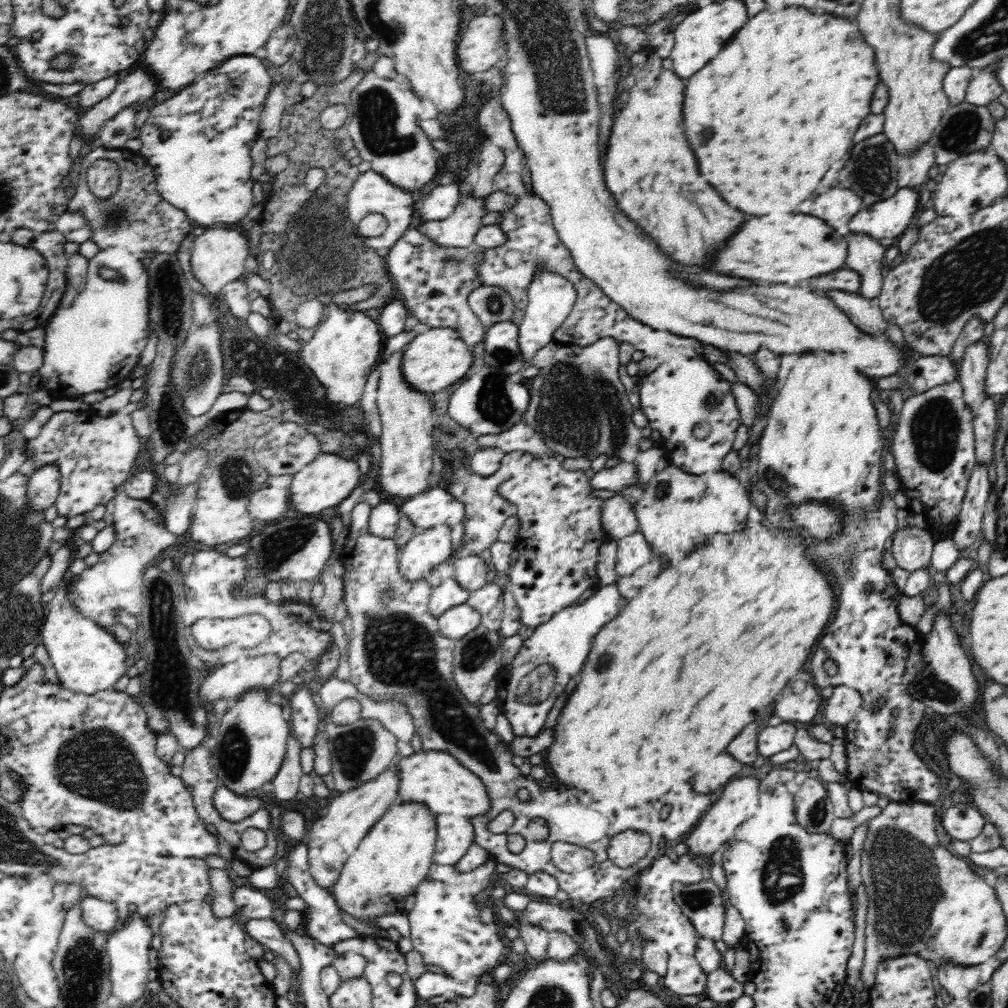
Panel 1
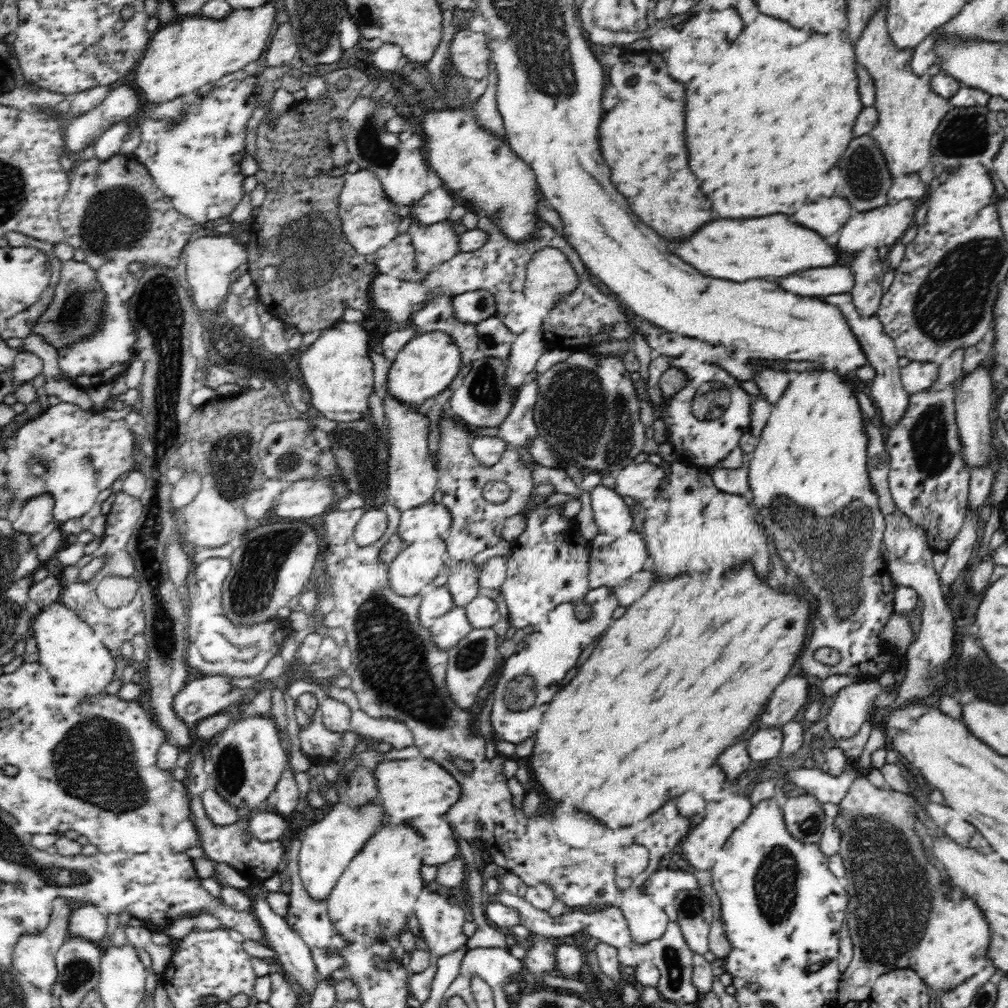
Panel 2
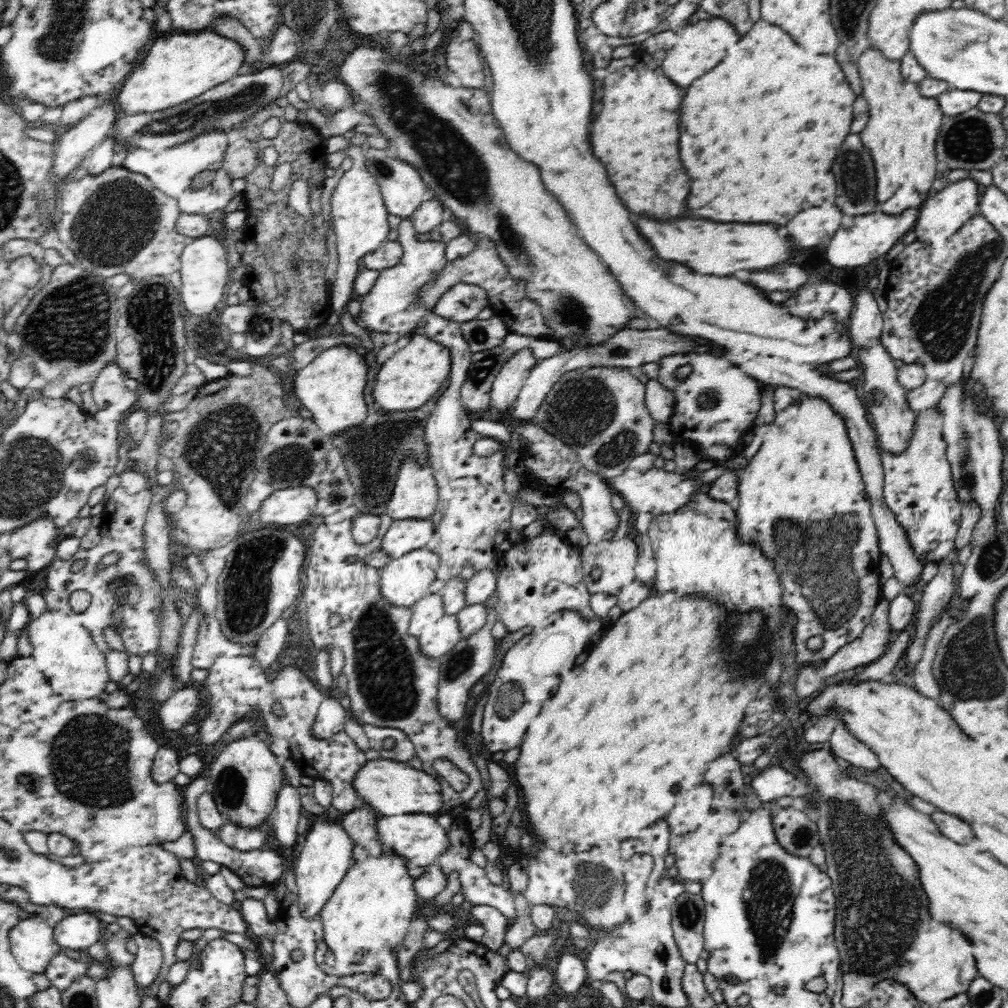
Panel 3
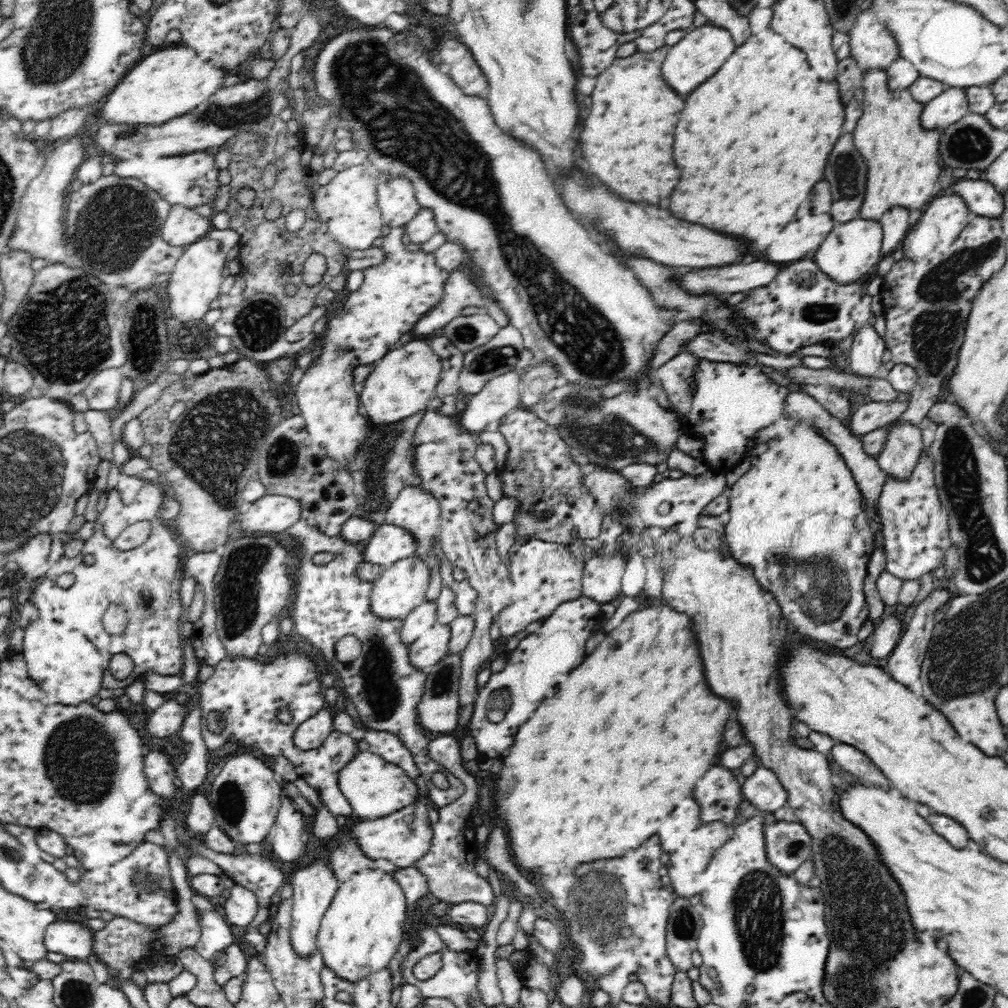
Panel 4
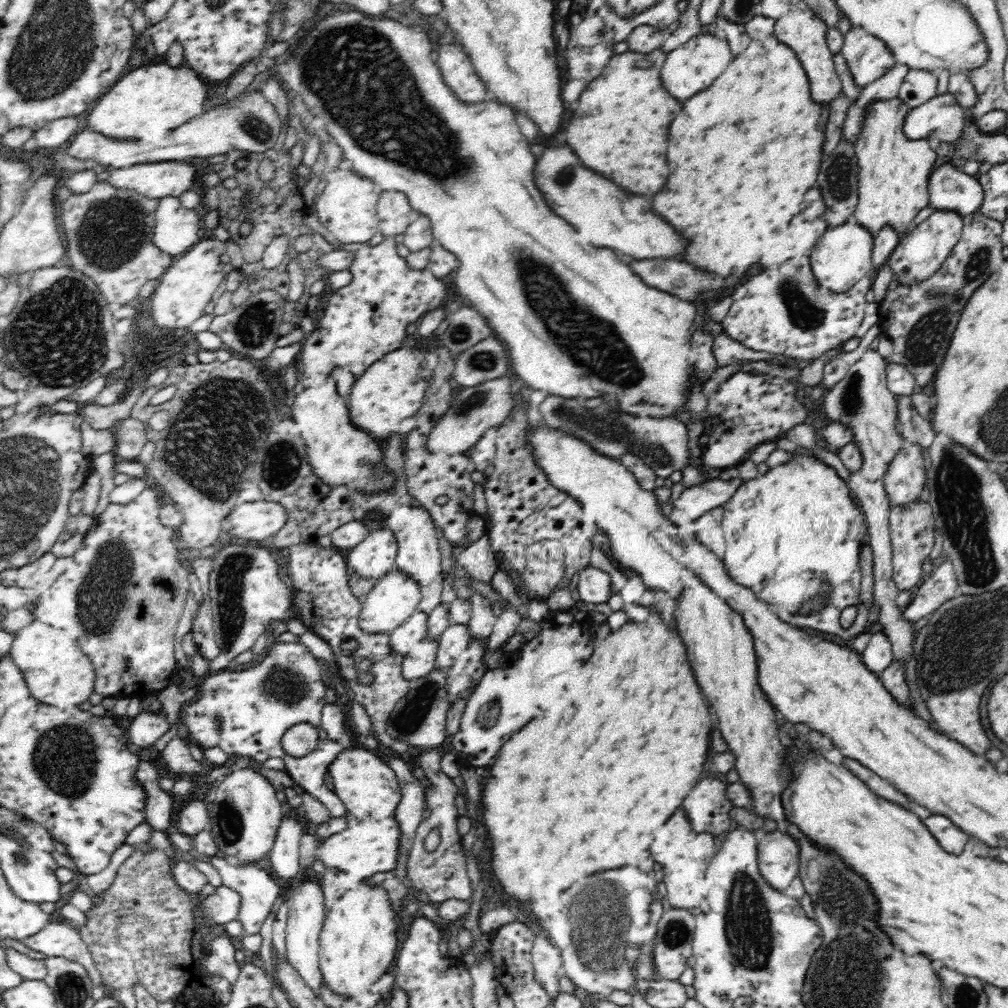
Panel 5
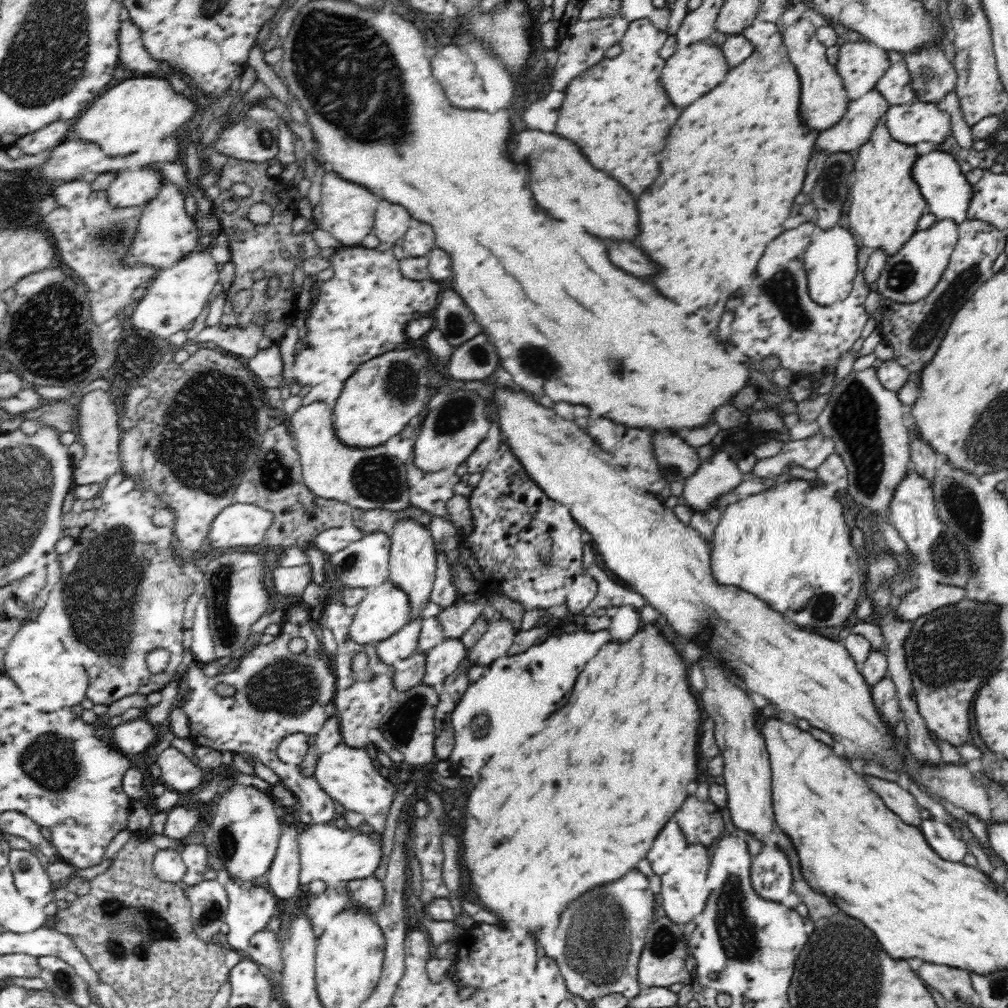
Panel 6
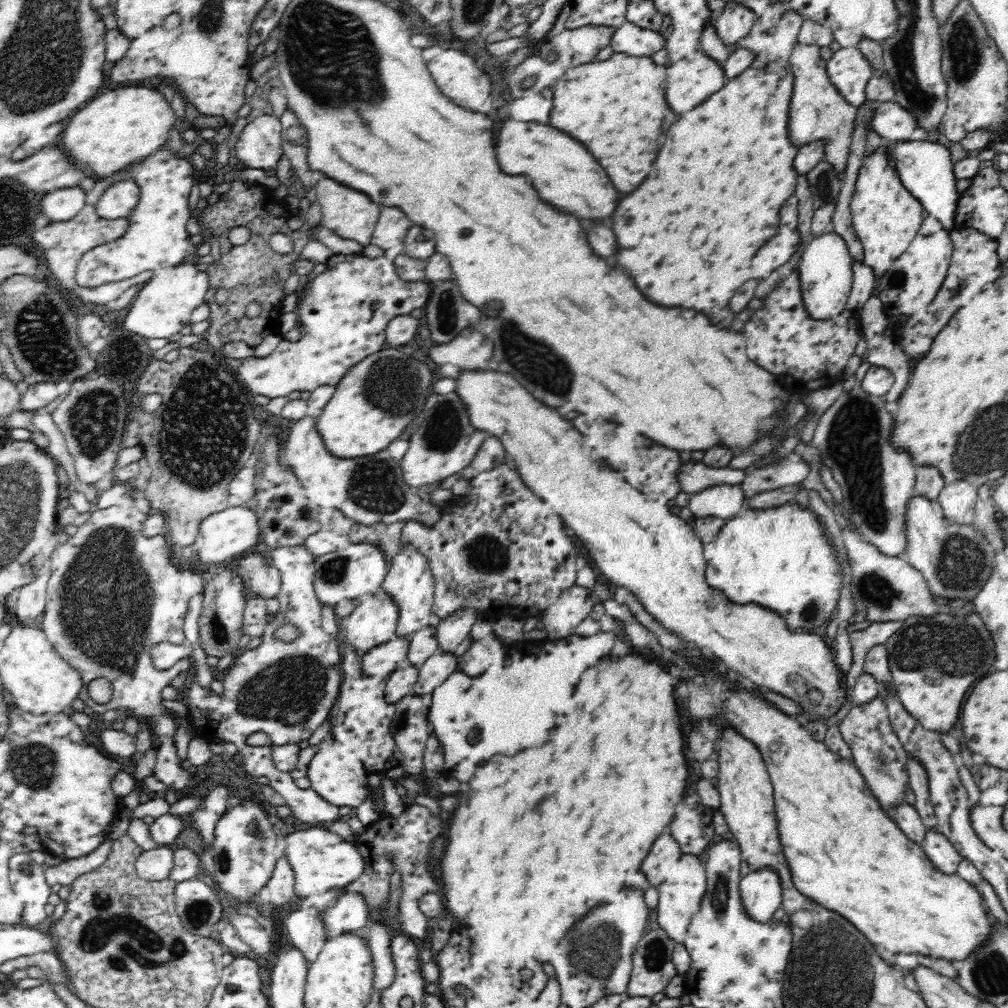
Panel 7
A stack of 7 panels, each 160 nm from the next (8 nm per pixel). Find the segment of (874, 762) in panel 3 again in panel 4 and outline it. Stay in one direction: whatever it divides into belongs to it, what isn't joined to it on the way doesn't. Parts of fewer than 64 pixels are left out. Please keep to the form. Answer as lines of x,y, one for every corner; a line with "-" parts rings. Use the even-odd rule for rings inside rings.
836,743
830,752
830,759
836,760
842,769
850,774
854,774
858,780
870,783
884,790
892,790
891,783
885,778
882,771
864,755
862,751
854,748
852,745

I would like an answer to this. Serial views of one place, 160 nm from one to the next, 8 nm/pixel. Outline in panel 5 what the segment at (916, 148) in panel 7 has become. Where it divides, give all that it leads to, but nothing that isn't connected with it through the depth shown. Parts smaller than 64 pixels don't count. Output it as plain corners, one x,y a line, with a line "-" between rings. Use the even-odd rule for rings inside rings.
952,160
932,168
927,189
931,208
956,212
961,217
974,214
984,200
979,180
965,173

